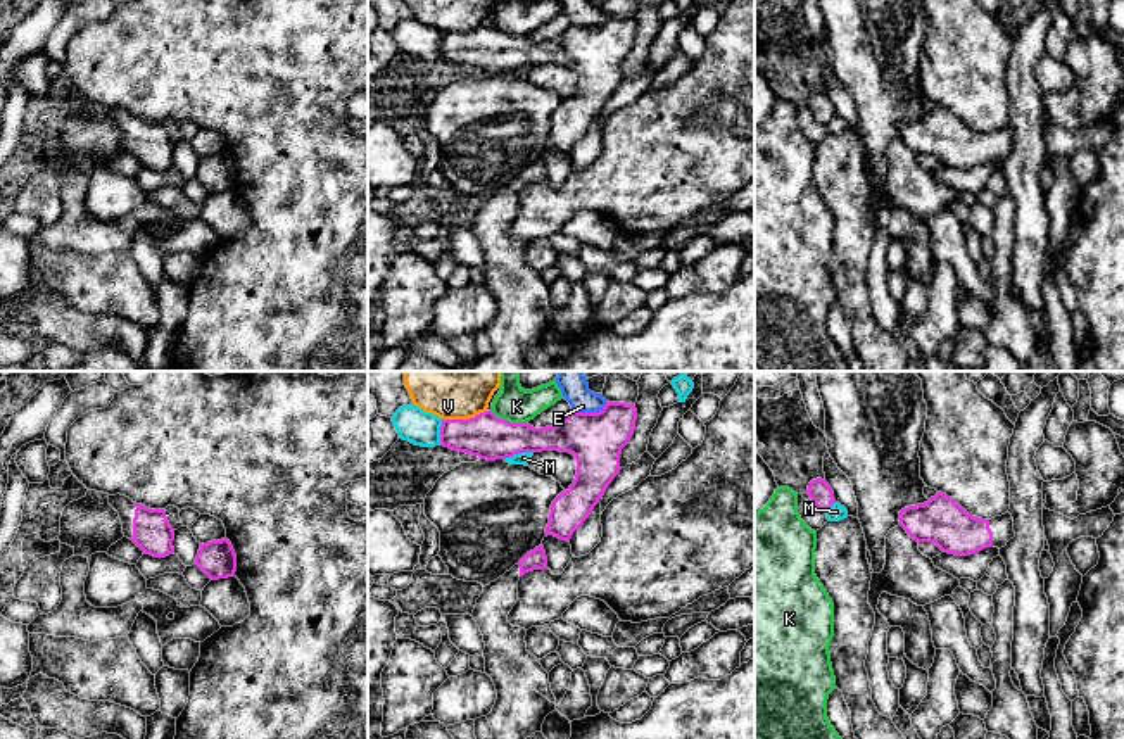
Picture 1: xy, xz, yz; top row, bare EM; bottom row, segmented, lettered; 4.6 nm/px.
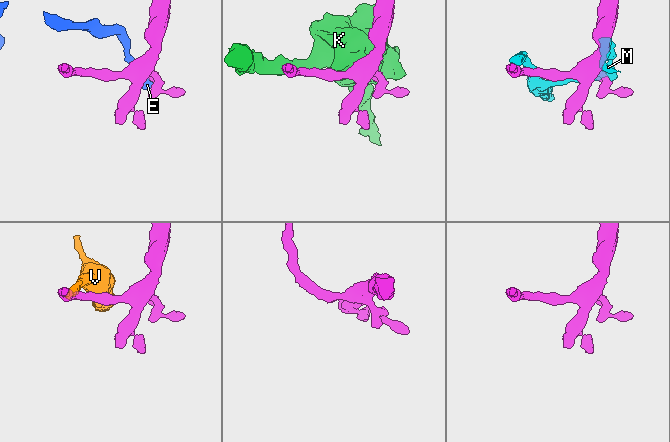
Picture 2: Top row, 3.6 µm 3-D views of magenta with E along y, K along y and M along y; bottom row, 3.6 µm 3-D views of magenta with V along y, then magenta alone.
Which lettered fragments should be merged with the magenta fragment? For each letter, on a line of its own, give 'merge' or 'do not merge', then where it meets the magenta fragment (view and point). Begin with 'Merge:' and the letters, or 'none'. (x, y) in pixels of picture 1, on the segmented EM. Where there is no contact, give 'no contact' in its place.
Merge: none
E: do not merge | xz (589, 413)
K: do not merge | xz (508, 422)
M: do not merge | xz (518, 453)
V: do not merge | xz (463, 420)

